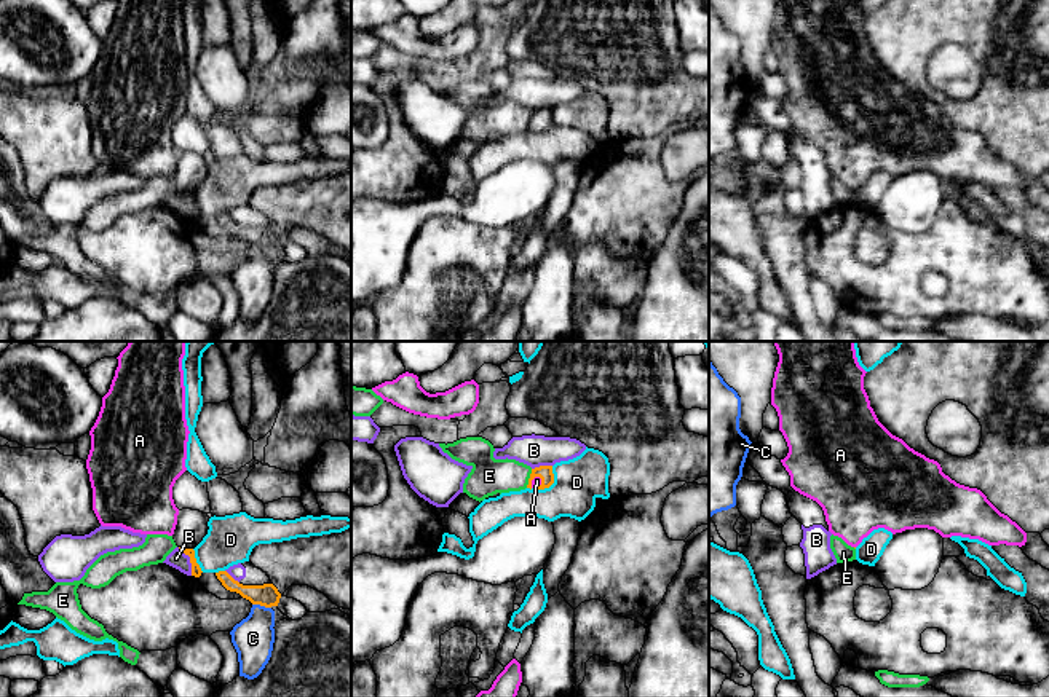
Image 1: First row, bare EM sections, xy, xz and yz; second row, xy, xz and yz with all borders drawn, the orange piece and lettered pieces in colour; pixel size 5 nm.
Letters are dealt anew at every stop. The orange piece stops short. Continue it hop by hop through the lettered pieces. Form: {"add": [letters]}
{"add": ["A"]}

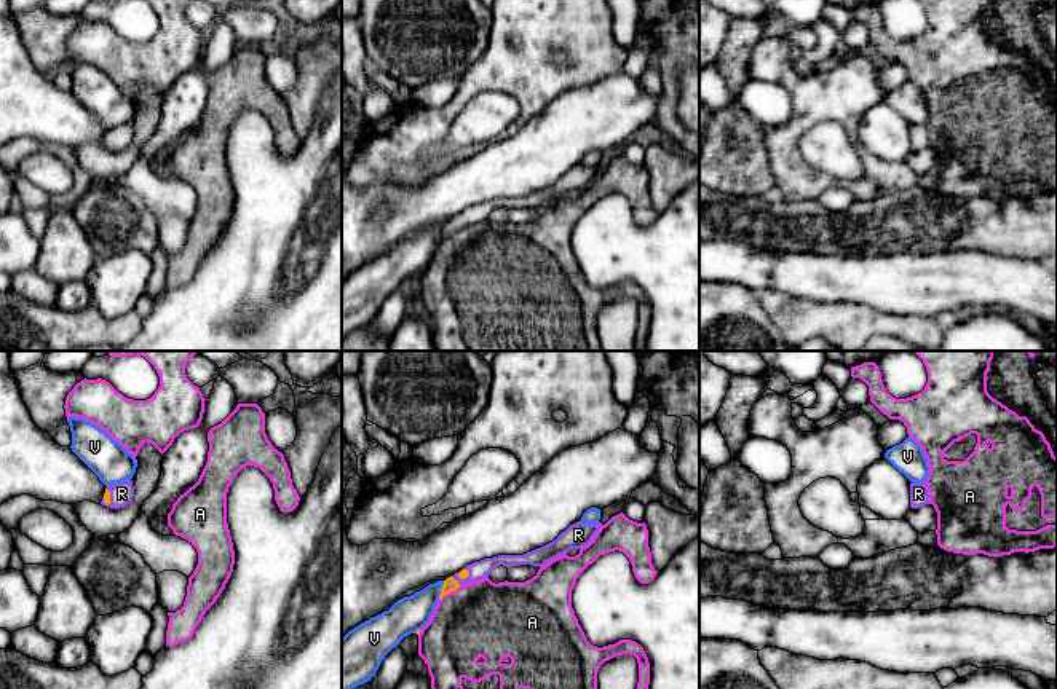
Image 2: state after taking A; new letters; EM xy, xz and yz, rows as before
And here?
{"add": ["R"]}

